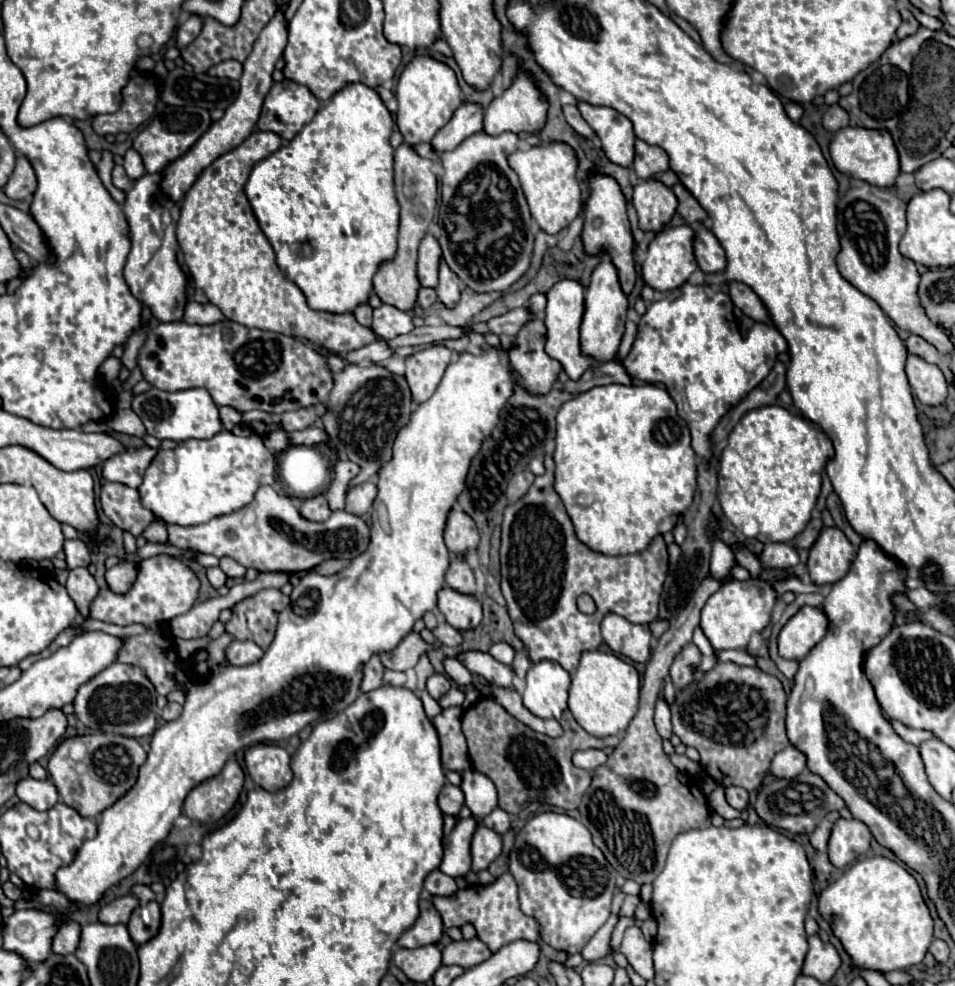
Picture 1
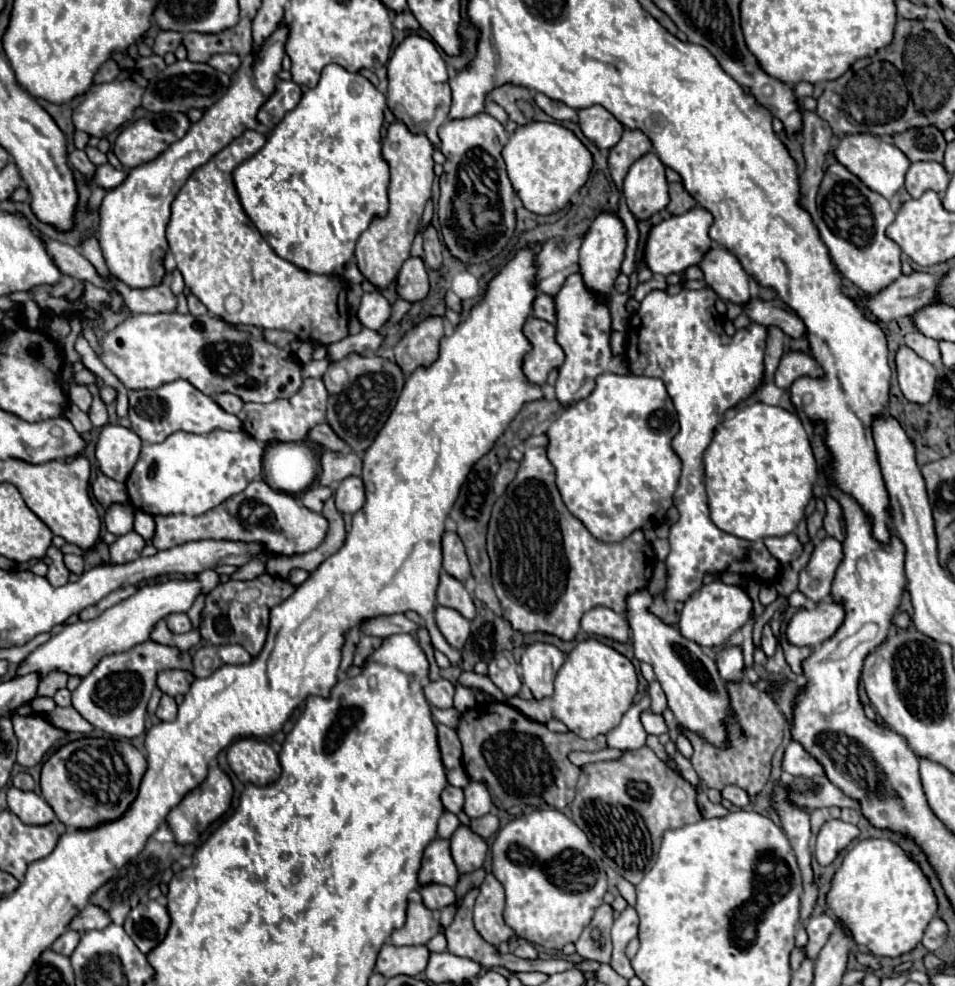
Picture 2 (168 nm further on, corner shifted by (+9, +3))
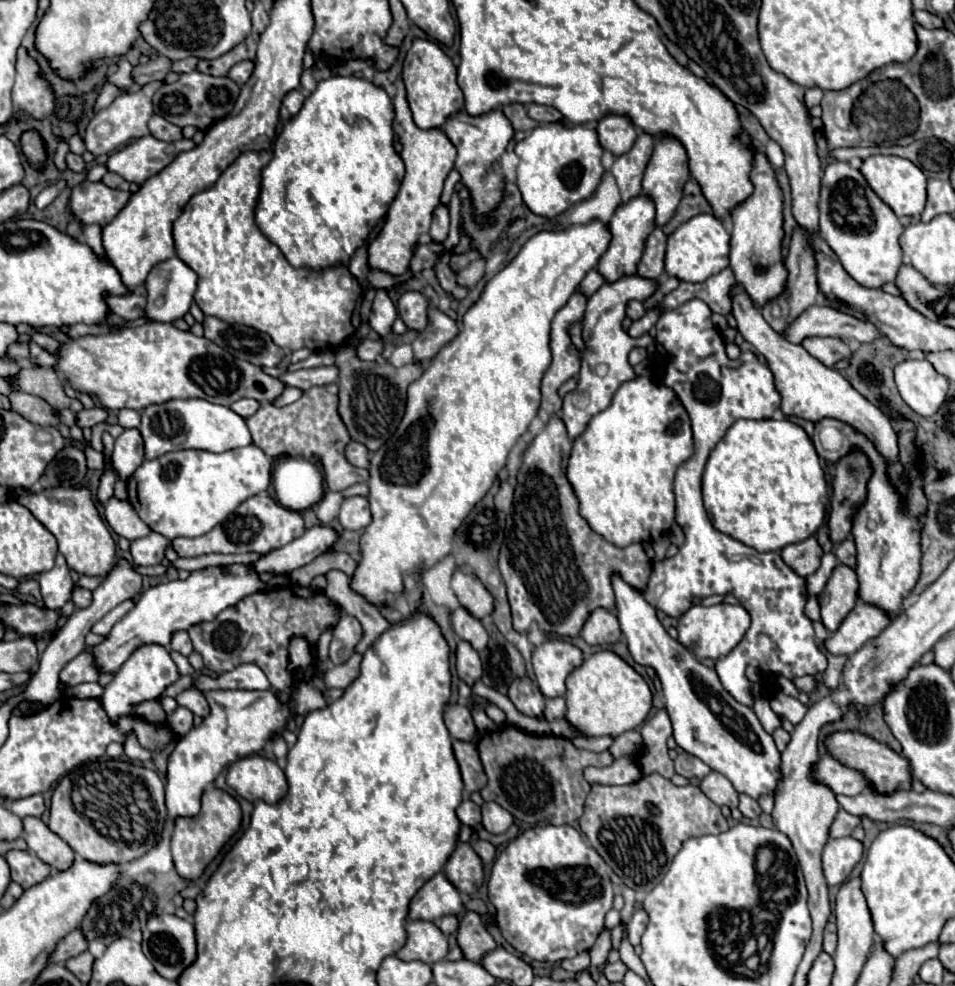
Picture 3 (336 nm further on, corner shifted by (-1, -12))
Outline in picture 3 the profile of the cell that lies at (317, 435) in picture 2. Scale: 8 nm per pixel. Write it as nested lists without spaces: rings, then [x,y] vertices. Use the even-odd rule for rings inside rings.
[[[351,442],[345,450],[345,456],[351,464],[361,466],[361,468],[369,468],[369,452],[367,452],[367,448],[363,448],[363,444]]]

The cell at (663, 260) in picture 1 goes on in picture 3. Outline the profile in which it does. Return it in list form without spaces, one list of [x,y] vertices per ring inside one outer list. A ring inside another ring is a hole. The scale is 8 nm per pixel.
[[[697,214],[667,238],[665,272],[685,282],[703,282],[729,266],[729,232],[715,214]]]

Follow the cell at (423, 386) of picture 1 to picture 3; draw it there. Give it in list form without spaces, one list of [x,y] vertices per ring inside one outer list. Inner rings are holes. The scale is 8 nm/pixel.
[[[429,304],[427,320],[429,320],[427,328],[413,342],[413,352],[417,362],[427,362],[427,358],[433,358],[439,352],[439,348],[451,342],[459,332],[455,320],[451,320],[433,304]]]

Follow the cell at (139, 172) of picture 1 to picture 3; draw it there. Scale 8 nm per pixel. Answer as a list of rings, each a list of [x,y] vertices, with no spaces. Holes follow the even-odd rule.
[[[81,182],[71,190],[69,206],[73,216],[83,224],[109,224],[129,202],[131,192],[113,190],[103,182]]]

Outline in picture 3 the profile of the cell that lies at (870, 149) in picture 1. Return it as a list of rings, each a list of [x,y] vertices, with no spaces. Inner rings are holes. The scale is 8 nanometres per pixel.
[[[871,156],[863,162],[861,172],[877,196],[891,206],[897,216],[919,216],[927,200],[927,176],[907,158],[899,156]]]

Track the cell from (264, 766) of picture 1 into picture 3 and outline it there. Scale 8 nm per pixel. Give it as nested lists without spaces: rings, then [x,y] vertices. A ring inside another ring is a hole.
[[[247,756],[247,758],[241,758],[235,764],[231,764],[229,772],[227,772],[227,784],[241,798],[245,798],[249,802],[257,802],[263,798],[263,802],[275,804],[287,794],[287,780],[285,780],[283,770],[277,766],[277,762],[263,758],[263,756]]]

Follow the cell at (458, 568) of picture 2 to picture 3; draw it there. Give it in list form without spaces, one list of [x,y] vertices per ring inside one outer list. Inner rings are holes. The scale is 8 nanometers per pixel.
[[[455,570],[451,588],[459,598],[459,604],[477,620],[483,620],[493,612],[493,596],[485,590],[481,580],[475,574],[463,574]]]

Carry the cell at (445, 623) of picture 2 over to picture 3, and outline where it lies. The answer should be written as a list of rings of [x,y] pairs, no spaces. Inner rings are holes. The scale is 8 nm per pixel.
[[[463,640],[457,644],[457,674],[467,686],[473,686],[483,674],[479,654]]]

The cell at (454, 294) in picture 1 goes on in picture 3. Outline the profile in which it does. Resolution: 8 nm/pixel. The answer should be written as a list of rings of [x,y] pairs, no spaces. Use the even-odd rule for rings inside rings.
[[[437,204],[435,212],[433,212],[433,222],[431,222],[431,230],[429,236],[433,242],[443,244],[445,238],[449,234],[449,208],[445,204]]]

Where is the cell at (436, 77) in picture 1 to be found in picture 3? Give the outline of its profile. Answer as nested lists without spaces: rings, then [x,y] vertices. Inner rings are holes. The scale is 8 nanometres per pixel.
[[[415,38],[403,64],[401,74],[413,120],[419,128],[441,128],[445,120],[463,108],[463,92],[457,86],[457,68],[439,44],[427,38]]]

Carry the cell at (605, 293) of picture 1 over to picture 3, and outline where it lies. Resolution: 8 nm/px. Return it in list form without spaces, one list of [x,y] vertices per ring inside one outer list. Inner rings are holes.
[[[639,194],[639,196],[631,198],[629,202],[619,204],[611,222],[609,222],[609,230],[611,230],[613,238],[611,238],[611,244],[609,244],[607,252],[599,258],[597,270],[605,276],[607,282],[615,282],[623,276],[629,276],[629,274],[637,272],[637,264],[641,260],[647,236],[655,230],[655,206],[653,206],[651,196]]]

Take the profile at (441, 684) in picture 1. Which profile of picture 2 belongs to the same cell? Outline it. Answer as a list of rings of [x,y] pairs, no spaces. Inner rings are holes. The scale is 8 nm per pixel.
[[[439,679],[439,681],[431,681],[423,687],[425,697],[431,705],[439,707],[439,709],[449,709],[453,705],[453,693],[455,687],[447,681],[447,679]]]

